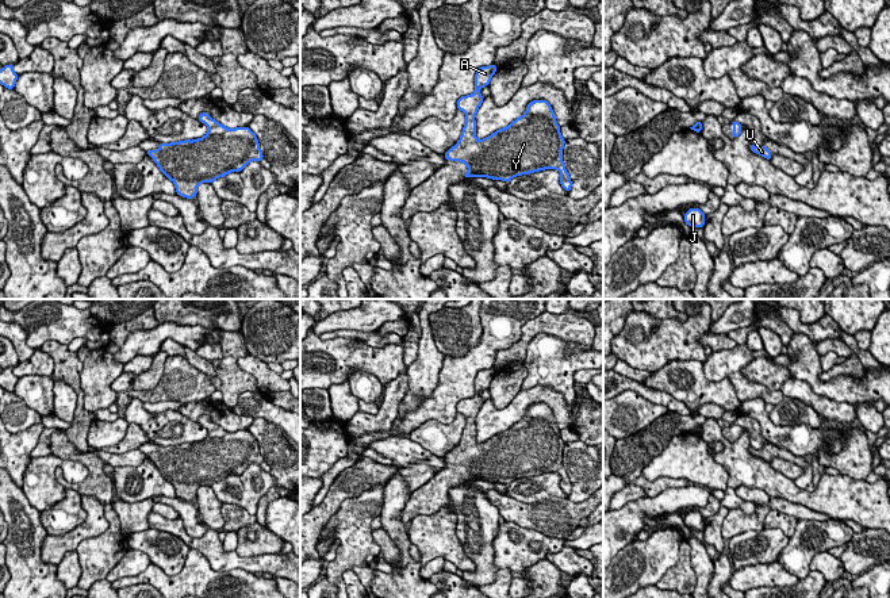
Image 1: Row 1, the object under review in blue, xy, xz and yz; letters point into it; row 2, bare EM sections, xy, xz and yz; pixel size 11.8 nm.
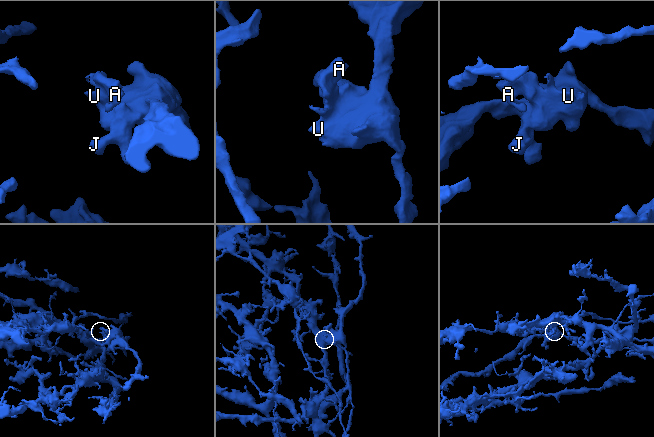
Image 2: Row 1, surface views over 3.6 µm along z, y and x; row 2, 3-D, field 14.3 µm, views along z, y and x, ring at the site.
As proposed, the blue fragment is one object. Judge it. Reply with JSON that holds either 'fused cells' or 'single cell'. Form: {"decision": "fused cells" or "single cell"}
{"decision": "single cell"}

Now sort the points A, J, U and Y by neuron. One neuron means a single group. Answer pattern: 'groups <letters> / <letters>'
groups A J U Y

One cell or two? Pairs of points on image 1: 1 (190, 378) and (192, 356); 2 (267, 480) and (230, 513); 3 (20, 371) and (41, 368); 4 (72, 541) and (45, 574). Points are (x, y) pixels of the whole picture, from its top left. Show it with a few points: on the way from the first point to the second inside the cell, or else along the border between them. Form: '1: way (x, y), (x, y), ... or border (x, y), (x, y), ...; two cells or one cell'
1: border (184, 357), (207, 375); two cells
2: border (222, 502), (240, 505), (254, 516); two cells
3: way (26, 368), (35, 368); one cell
4: border (48, 535), (42, 544), (42, 559), (57, 564); two cells

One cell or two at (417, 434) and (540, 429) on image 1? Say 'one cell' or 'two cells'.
two cells

